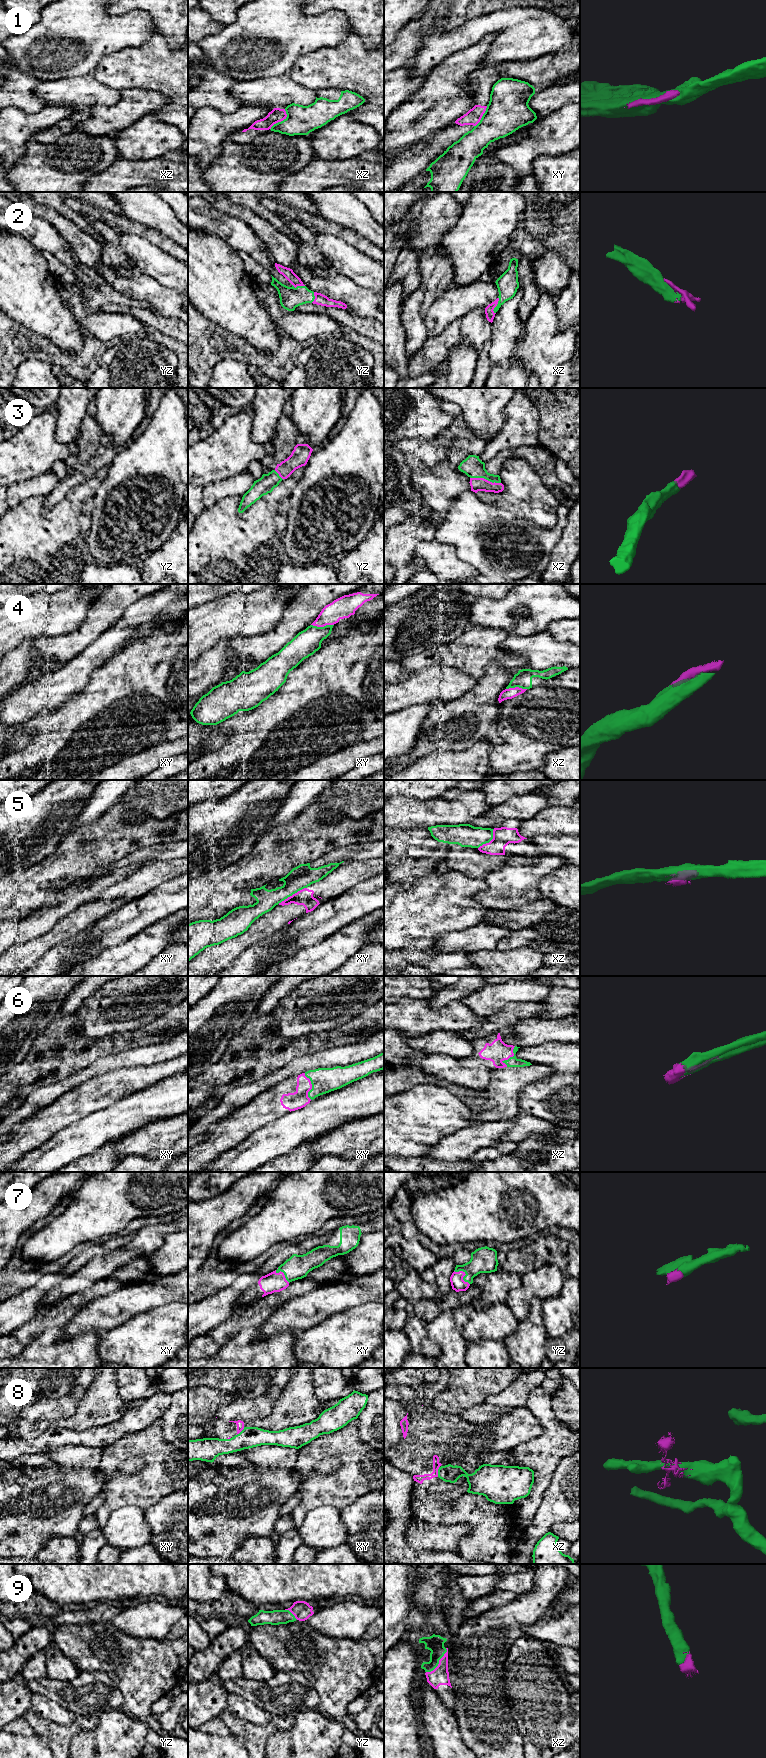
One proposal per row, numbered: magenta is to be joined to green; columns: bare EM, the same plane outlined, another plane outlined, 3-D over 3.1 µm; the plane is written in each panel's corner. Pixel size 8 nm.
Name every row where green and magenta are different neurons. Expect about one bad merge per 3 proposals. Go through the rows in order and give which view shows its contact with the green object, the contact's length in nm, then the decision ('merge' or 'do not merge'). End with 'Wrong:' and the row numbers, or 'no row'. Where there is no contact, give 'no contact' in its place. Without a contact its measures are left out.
1: contact in xz; length 200 nm; do not merge
2: contact in xz; length 140 nm; merge
3: contact in xz; length 260 nm; merge
4: contact in xy; length 180 nm; merge
5: contact in xy; length 260 nm; do not merge
6: contact in xy; length 220 nm; merge
7: contact in yz; length 170 nm; merge
8: contact in xz; length 90 nm; do not merge
9: contact in xz; length 260 nm; merge
Wrong: 1, 5, 8

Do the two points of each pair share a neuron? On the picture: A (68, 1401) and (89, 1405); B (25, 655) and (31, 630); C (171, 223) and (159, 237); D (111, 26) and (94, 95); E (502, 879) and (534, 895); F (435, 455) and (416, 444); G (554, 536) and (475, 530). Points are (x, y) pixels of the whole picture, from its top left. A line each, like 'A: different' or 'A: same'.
A: different
B: different
C: different
D: different
E: same
F: same
G: same

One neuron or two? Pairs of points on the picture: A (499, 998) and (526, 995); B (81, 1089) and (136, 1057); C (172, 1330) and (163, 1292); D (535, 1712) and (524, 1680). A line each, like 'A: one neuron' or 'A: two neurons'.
A: one neuron
B: two neurons
C: two neurons
D: one neuron

